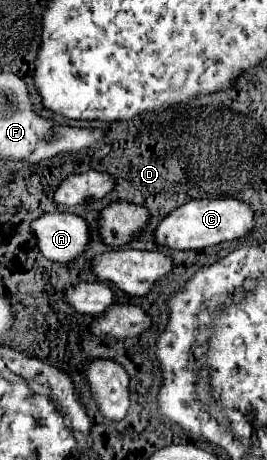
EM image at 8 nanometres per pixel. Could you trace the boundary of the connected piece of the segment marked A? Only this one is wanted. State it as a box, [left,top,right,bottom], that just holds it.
[31,213,89,265]

